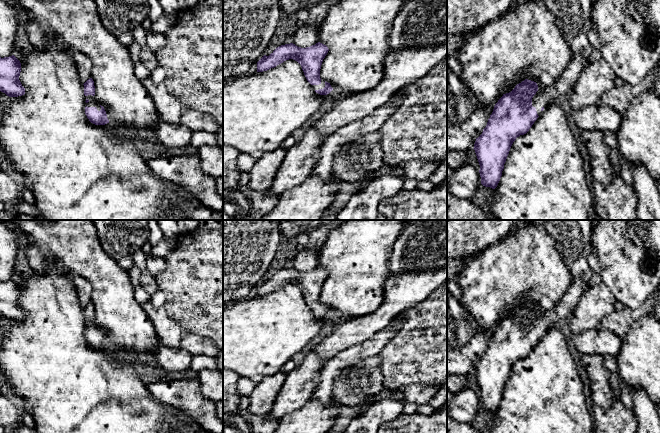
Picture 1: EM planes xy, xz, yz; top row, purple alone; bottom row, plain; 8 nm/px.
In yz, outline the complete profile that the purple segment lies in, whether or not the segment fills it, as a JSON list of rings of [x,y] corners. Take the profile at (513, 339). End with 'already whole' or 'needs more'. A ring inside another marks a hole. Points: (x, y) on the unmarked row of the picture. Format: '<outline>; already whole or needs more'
[[[573,278],[567,291],[556,301],[551,309],[543,314],[538,314],[536,306],[525,303],[517,308],[511,316],[503,318],[495,328],[482,358],[476,362],[473,372],[480,389],[479,397],[483,410],[492,413],[497,411],[513,366],[517,361],[529,355],[547,329],[554,326],[561,319],[569,317],[574,312],[576,305],[589,287],[588,282],[585,282],[582,278]]]; needs more

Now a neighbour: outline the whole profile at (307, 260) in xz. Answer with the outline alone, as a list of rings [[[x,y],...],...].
[[[309,248],[301,251],[294,259],[293,268],[298,271],[306,272],[318,267],[319,249]]]

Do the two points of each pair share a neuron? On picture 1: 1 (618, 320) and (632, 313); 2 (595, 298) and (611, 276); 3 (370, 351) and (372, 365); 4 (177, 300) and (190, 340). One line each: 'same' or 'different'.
1: same
2: different
3: different
4: different

